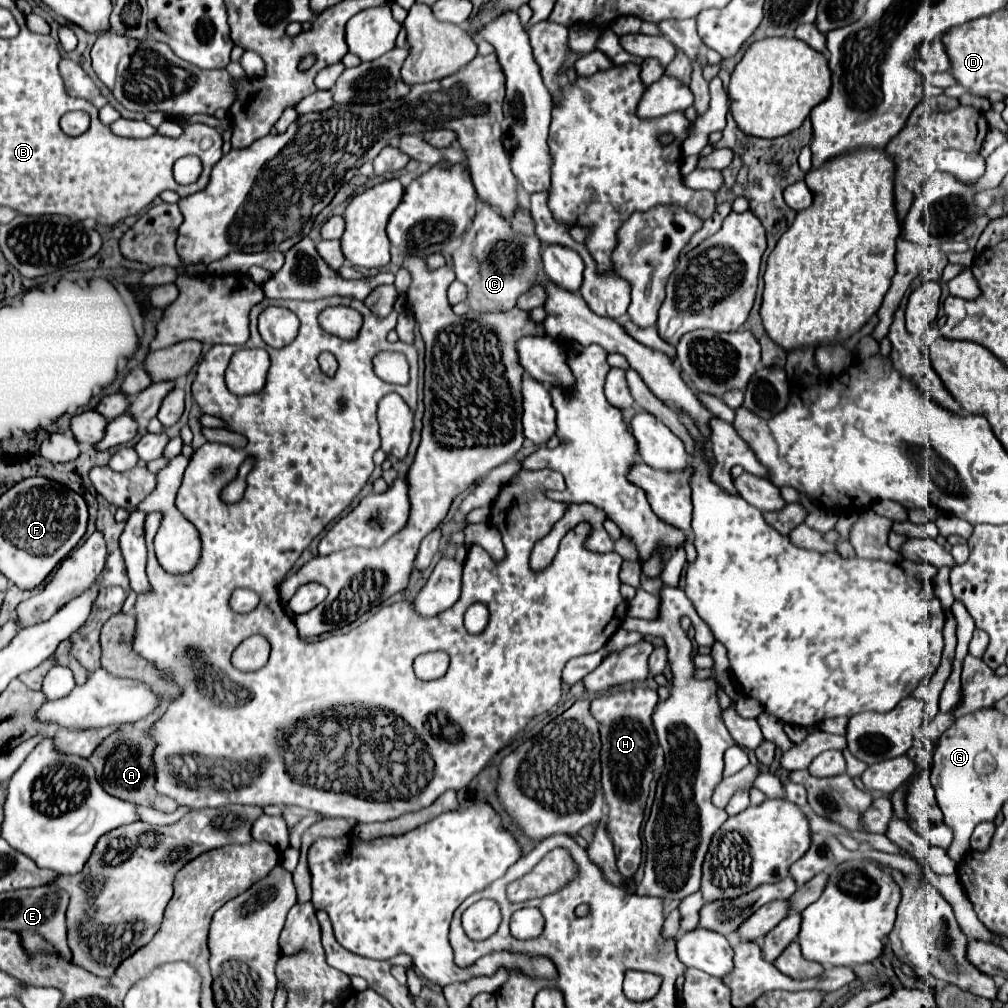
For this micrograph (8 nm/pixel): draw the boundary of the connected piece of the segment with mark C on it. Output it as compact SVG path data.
M481 204L479 214L465 232L465 242L451 254L457 280L469 290L469 308L475 312L501 312L515 308L517 296L531 288L531 280L535 280L535 274L539 272L539 250L541 244L537 236L517 230L511 222L503 220L495 208Z

